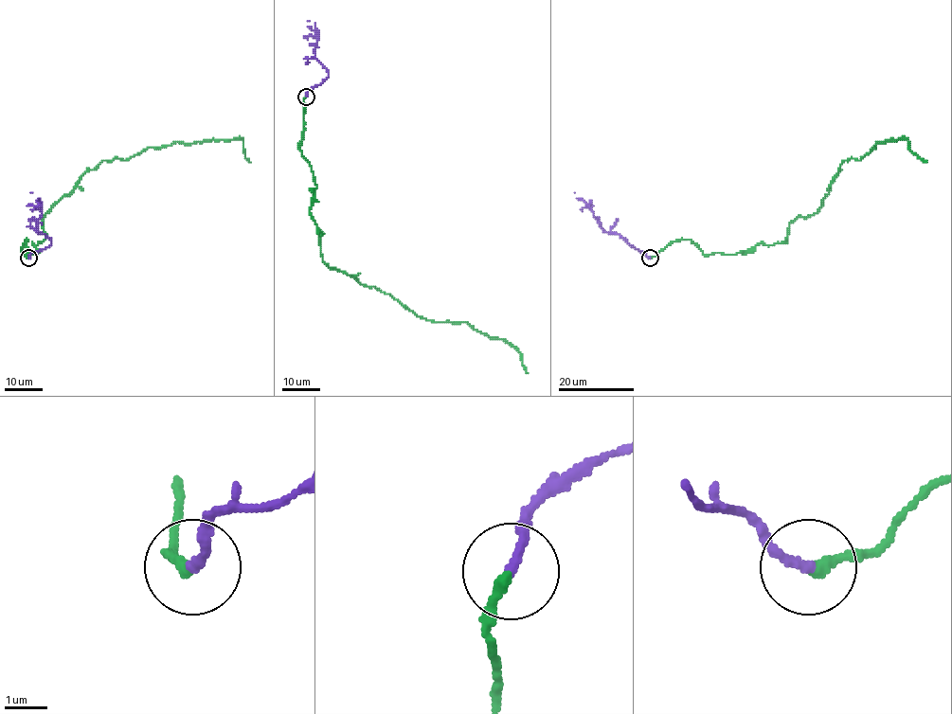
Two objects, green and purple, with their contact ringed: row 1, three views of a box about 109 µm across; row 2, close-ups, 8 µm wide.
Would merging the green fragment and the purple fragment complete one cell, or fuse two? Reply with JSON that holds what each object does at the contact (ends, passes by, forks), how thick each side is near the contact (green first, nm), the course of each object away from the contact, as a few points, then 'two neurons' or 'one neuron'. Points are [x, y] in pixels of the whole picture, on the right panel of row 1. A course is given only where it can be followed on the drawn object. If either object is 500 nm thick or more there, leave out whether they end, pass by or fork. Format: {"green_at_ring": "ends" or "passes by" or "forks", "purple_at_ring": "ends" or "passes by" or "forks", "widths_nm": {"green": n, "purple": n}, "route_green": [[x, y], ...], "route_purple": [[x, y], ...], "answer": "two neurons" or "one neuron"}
{"green_at_ring": "ends", "purple_at_ring": "ends", "widths_nm": {"green": 240, "purple": 200}, "route_green": [[650, 258], [682, 239], [706, 255], [781, 243], [821, 205], [840, 165], [877, 142], [906, 138], [927, 163]], "route_purple": [[650, 258], [619, 234], [604, 231], [593, 210], [576, 198], [575, 192]], "answer": "one neuron"}

